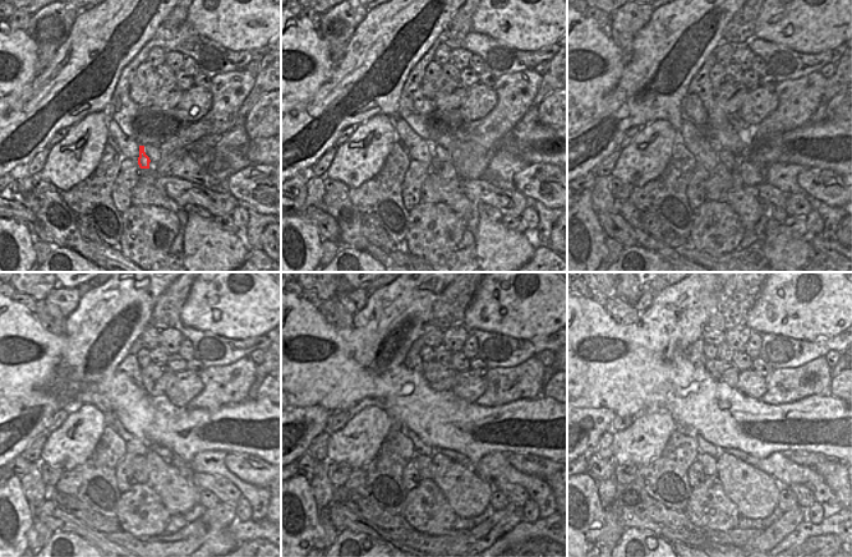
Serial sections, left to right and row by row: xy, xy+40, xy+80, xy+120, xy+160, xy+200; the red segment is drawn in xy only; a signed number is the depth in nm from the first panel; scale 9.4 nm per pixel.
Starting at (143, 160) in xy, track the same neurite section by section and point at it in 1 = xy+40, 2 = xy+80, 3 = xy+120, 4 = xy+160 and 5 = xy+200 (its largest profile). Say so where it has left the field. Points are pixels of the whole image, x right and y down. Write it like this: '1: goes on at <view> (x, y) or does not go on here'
1: goes on at xy+40 (434, 166)
2: goes on at xy+80 (745, 202)
3: goes on at xy+120 (175, 487)
4: goes on at xy+160 (469, 495)
5: goes on at xy+200 (755, 493)

